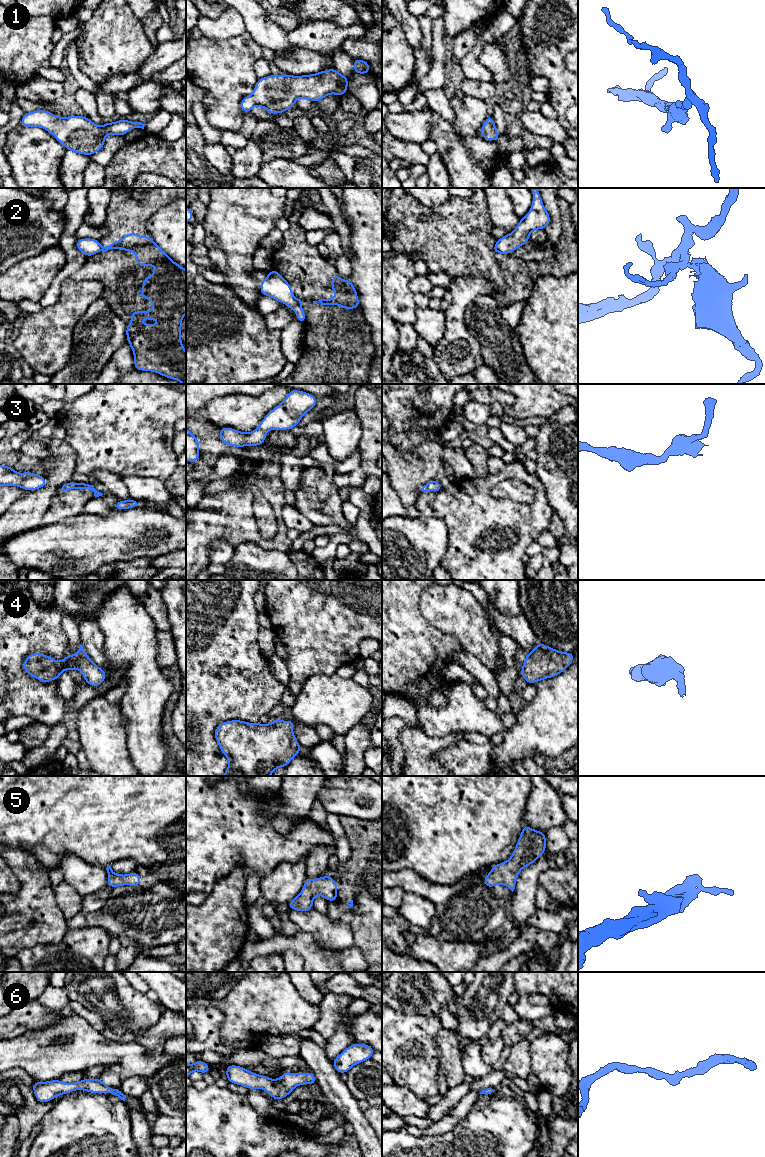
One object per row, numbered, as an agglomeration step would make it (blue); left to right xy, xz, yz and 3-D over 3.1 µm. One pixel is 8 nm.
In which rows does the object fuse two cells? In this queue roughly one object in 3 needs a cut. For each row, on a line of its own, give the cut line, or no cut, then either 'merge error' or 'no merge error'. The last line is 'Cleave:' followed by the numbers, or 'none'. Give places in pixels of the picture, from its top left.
1: no cut; no merge error
2: cut in xy along (102, 247), (100, 250); merge error
3: no cut; no merge error
4: no cut; no merge error
5: no cut; no merge error
6: no cut; no merge error
Cleave: 2

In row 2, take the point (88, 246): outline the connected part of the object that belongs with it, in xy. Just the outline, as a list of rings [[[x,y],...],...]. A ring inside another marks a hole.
[[[93,238],[77,239],[76,248],[88,258],[97,254],[102,249],[99,240]]]

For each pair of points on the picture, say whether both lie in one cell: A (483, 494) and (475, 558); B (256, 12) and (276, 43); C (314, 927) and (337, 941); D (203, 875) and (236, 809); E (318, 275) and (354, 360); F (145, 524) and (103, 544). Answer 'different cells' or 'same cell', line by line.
A: same cell
B: same cell
C: same cell
D: same cell
E: same cell
F: same cell

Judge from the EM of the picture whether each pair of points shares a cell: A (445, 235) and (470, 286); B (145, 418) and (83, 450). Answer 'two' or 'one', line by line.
A: two
B: one

